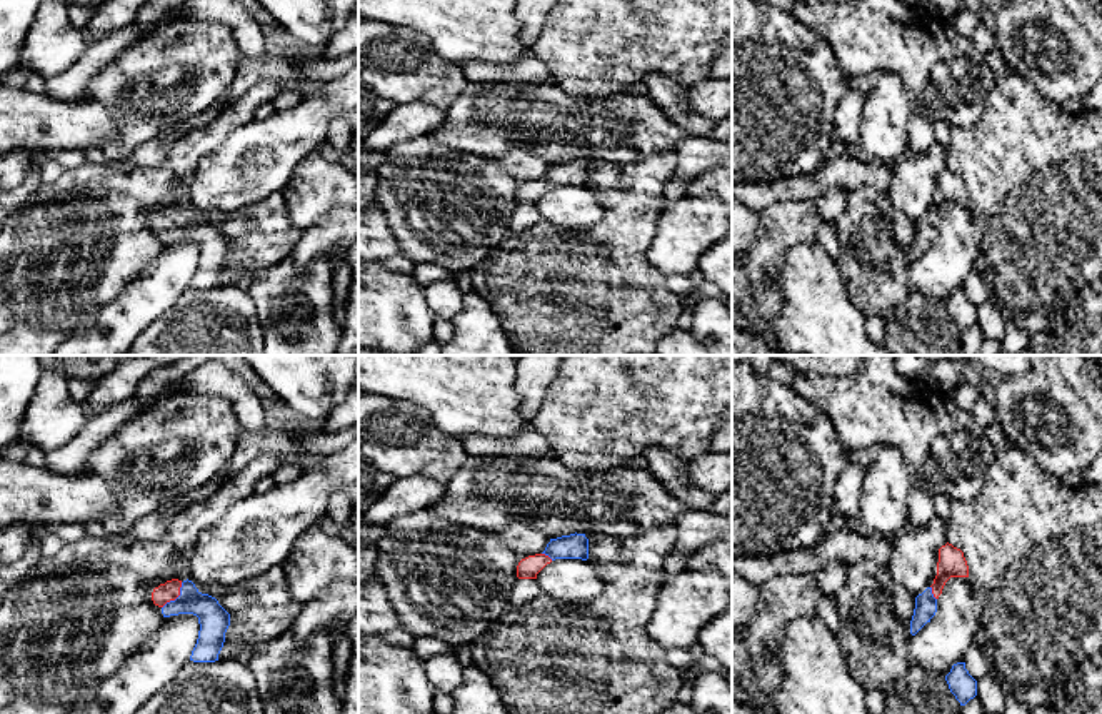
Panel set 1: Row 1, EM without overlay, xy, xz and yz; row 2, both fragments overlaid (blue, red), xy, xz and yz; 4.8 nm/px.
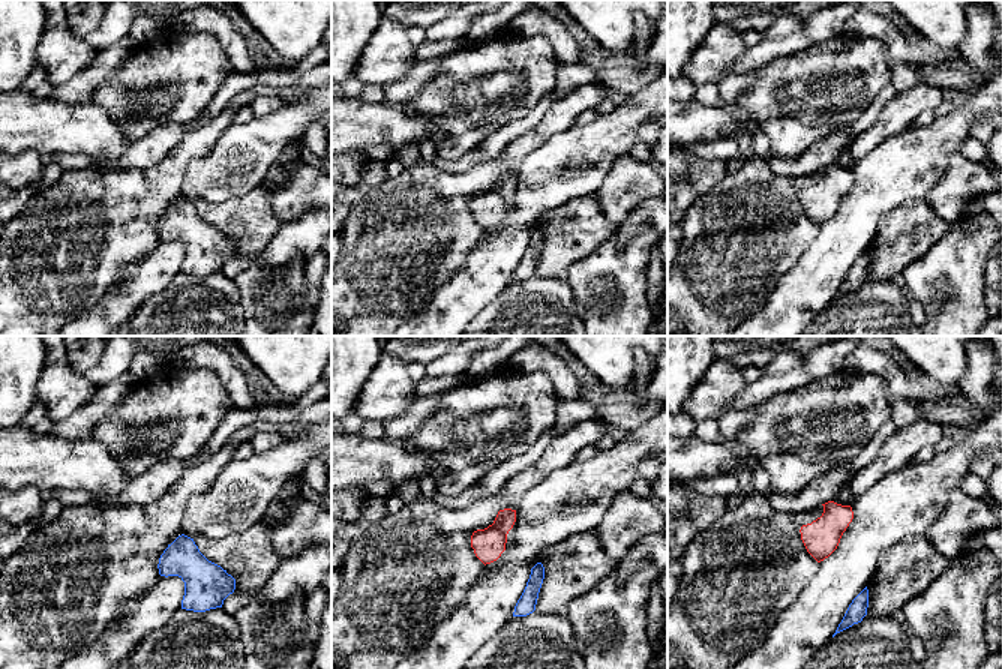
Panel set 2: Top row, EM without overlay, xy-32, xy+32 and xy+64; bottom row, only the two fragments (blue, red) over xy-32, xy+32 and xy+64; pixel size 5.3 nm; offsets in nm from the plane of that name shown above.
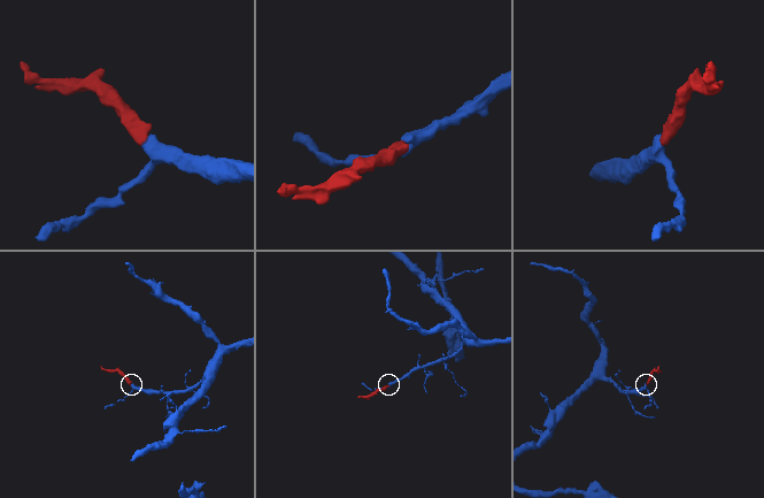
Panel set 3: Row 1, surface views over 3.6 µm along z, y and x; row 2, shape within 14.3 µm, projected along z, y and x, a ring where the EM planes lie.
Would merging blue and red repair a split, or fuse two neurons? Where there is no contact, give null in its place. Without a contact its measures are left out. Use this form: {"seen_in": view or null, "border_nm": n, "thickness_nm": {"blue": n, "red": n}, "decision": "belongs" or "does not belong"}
{"seen_in": "xy", "border_nm": 160, "thickness_nm": {"blue": 150, "red": 90}, "decision": "belongs"}

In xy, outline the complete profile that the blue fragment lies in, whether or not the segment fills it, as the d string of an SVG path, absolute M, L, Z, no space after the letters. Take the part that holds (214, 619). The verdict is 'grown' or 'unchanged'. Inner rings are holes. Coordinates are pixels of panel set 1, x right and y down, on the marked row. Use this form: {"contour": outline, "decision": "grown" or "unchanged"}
{"contour": "M172 579L152 592L152 601L162 609L163 617L193 614L200 631L192 651L193 662L215 662L225 642L230 614L208 594L202 594L192 581Z", "decision": "grown"}

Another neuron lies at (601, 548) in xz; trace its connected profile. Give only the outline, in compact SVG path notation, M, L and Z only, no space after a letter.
M674 524L659 525L642 536L617 539L595 532L589 539L589 559L604 579L604 594L590 604L567 606L540 594L520 607L507 609L468 647L473 666L497 689L508 714L660 714L682 687L682 674L667 661L667 651L647 632L647 624L664 584L664 569L675 542Z

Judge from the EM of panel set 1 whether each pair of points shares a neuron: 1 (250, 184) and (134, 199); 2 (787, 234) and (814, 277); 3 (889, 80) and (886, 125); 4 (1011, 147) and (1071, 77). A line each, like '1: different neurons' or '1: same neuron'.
1: different neurons
2: different neurons
3: same neuron
4: different neurons

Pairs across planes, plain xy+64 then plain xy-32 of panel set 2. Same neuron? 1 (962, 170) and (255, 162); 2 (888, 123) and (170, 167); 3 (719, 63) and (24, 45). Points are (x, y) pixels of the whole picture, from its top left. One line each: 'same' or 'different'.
1: different
2: same
3: different

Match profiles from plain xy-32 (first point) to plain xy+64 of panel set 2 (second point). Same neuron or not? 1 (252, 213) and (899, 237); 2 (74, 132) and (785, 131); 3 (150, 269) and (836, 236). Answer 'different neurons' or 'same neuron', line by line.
1: same neuron
2: different neurons
3: same neuron

